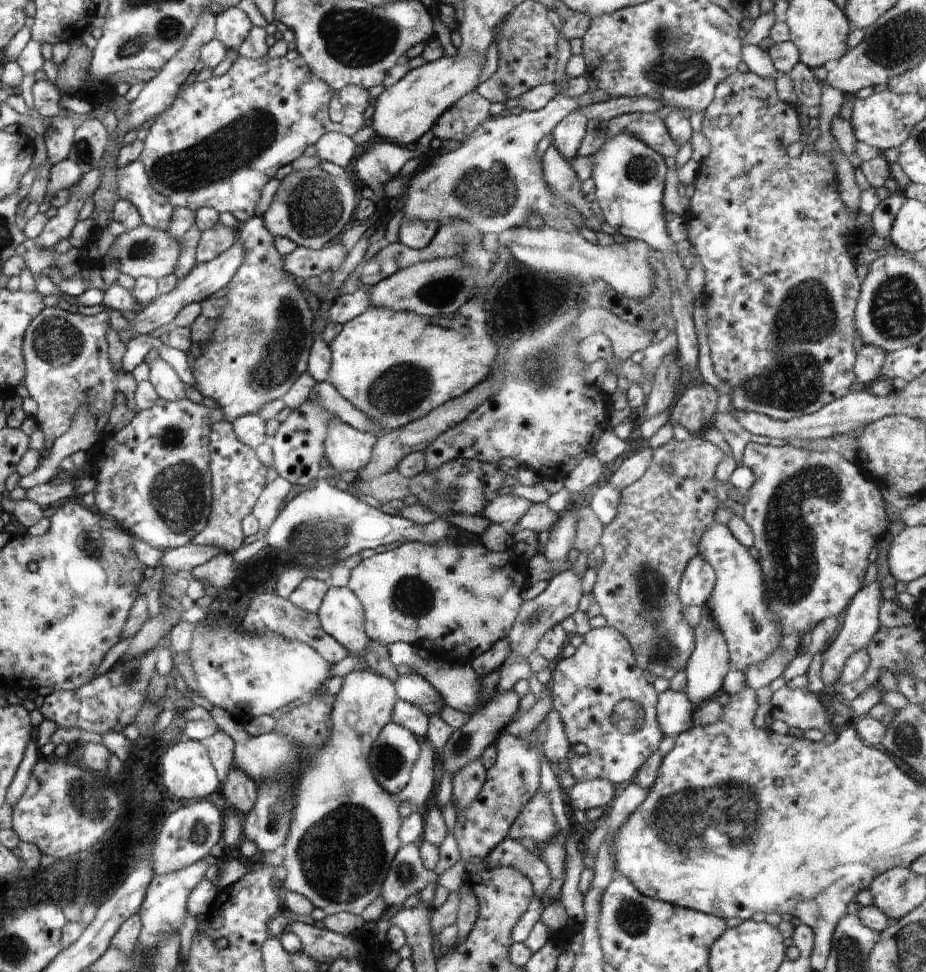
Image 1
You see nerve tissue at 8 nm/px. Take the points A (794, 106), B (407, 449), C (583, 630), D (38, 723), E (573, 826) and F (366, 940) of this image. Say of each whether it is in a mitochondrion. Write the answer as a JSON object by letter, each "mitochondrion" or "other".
{"A":"other","B":"other","C":"other","D":"other","E":"other","F":"other"}

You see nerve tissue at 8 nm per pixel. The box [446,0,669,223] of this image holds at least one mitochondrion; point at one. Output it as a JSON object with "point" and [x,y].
{"point":[491,189]}

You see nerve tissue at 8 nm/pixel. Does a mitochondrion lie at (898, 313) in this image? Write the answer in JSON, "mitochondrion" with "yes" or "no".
{"mitochondrion":"yes"}

